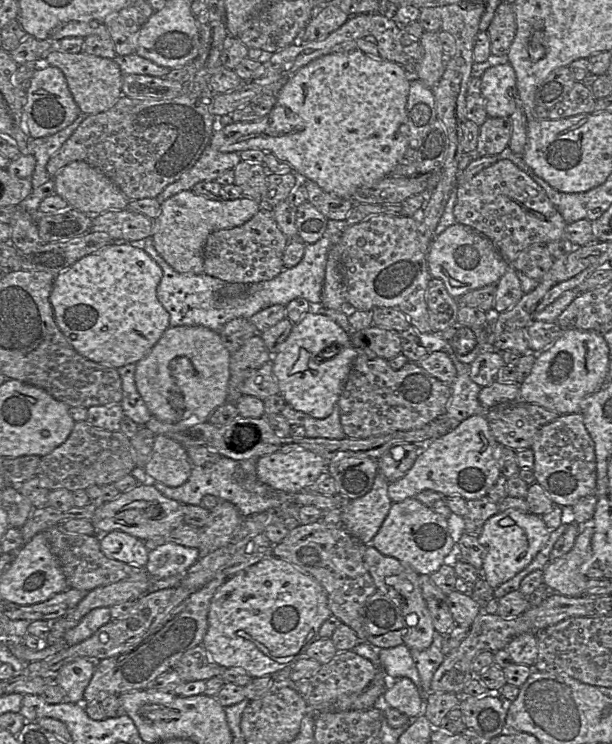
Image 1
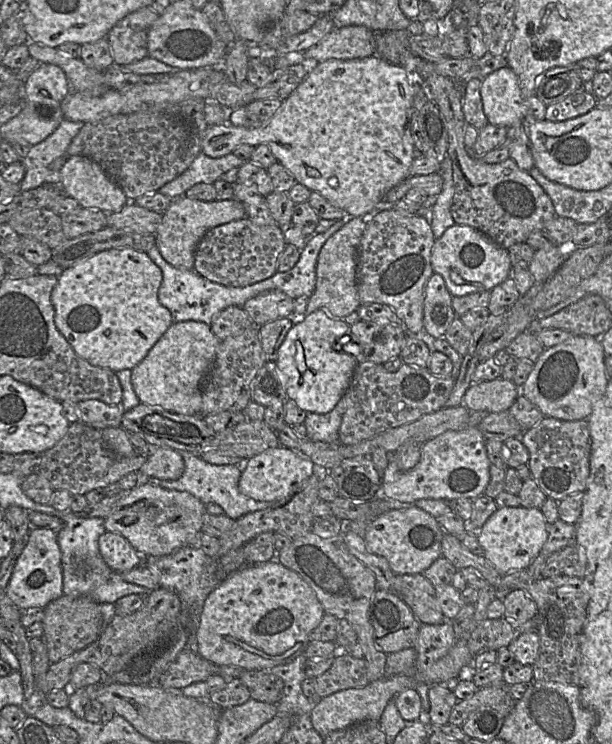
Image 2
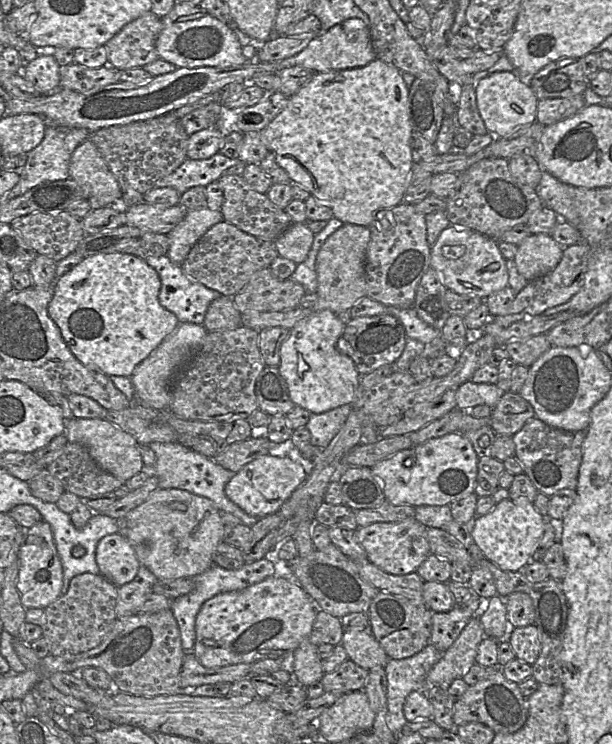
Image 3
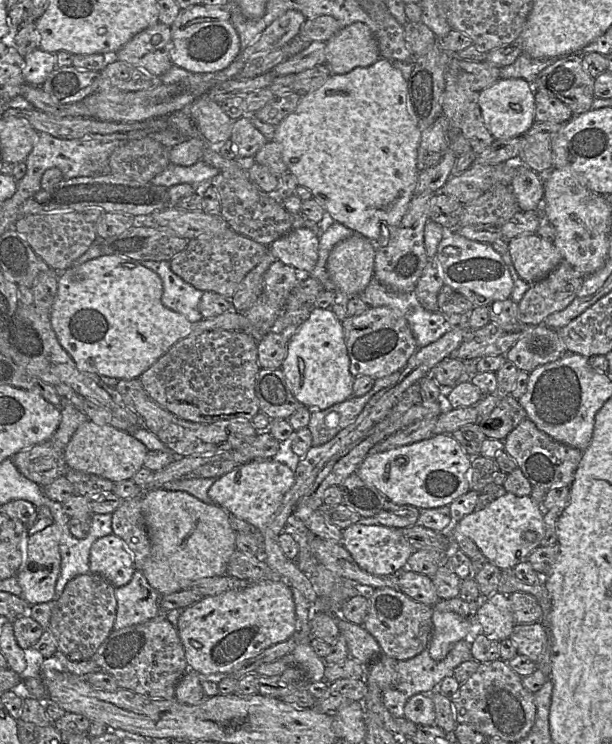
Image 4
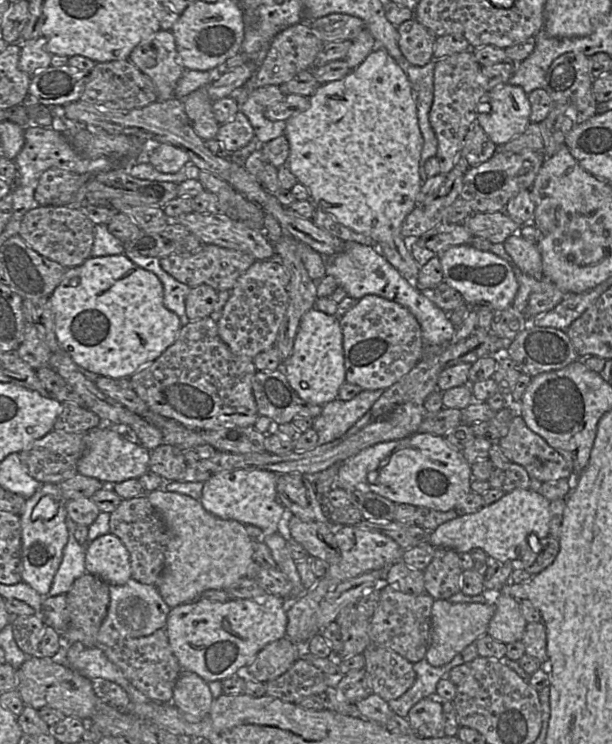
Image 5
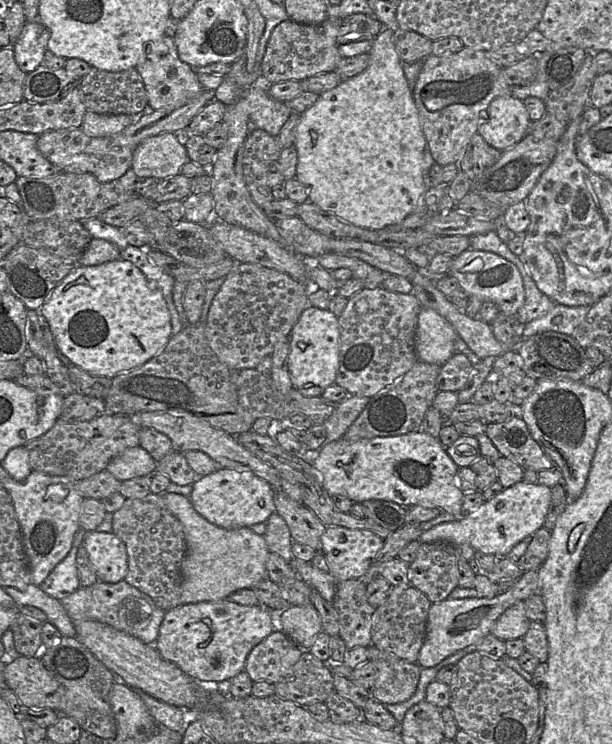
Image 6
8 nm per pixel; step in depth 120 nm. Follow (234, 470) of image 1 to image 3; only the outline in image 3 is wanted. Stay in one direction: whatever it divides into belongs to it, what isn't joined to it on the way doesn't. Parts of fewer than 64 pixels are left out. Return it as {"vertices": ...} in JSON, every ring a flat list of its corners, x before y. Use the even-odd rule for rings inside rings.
{"vertices":[[151,442,148,444,156,455,153,467,146,467,148,474,155,474,158,478,158,488,177,488,191,493,204,496,215,503,219,510,231,512,241,522,249,527,254,525,260,518,247,514,238,505,232,502,225,494,225,486,235,475,234,471,228,470,210,459,178,442]]}

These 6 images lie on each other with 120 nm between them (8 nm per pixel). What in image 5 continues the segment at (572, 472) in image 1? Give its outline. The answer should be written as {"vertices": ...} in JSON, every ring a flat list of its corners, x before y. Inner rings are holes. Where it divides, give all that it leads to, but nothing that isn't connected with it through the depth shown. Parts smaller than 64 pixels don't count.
{"vertices":[[516,415,512,418,507,434,498,439,497,443,511,463,521,465,530,478,535,478,540,482,568,479,573,472,571,462,567,462,542,437,530,430,521,416]]}

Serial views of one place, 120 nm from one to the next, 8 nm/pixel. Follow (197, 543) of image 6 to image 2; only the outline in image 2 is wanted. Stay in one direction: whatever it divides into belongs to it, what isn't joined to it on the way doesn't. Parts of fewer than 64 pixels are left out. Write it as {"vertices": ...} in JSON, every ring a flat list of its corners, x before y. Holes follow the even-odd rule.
{"vertices":[[148,483,126,491,115,510,104,518,104,525,107,531,124,536,140,554,162,556,188,545,192,536,201,531,205,513,206,505,190,492,166,489]]}

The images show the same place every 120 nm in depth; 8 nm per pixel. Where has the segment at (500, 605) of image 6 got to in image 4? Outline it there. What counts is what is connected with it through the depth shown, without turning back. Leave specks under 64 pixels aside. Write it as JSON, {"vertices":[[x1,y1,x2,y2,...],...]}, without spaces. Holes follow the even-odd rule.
{"vertices":[[433,610,433,634,428,645,431,658,443,660,452,647,471,631,472,624,455,612]]}

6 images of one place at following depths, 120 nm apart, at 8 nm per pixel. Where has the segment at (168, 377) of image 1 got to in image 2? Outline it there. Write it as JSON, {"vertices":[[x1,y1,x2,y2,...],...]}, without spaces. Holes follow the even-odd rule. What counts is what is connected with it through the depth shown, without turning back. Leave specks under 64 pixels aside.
{"vertices":[[192,320,172,323,145,358,132,369,131,383,140,402,169,412,201,416,201,387,212,368,219,343,208,324]]}

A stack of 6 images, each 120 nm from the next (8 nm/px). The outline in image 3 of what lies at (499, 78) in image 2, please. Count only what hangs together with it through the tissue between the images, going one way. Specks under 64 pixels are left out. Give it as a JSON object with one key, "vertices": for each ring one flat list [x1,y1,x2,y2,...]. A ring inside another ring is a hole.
{"vertices":[[478,72,473,75,477,107,486,129,496,138,505,137,522,126,536,122,538,98,526,79,516,72]]}

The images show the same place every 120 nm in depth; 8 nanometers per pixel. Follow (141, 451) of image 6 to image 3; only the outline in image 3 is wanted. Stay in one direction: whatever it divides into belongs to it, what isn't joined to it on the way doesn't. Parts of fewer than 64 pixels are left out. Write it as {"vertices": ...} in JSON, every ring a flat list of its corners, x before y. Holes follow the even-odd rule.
{"vertices":[[73,417,66,421,64,434,68,442,80,443,86,446,92,459,104,471,125,482,143,469,141,445,129,433,106,419]]}

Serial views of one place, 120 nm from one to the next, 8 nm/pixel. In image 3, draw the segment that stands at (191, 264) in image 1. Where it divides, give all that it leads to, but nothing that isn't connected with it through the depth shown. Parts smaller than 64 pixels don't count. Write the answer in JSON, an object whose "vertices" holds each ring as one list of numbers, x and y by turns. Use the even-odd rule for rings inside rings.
{"vertices":[[202,209,188,210,184,219,167,234,169,238,168,258,181,265,192,247,214,225,223,221,220,210]]}

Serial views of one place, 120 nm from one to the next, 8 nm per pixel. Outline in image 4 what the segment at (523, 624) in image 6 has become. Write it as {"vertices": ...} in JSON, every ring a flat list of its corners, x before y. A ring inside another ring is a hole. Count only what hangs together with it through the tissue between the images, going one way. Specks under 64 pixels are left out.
{"vertices":[[495,593,478,609,473,631,486,637,502,641,508,639,516,625,509,602,510,594]]}

